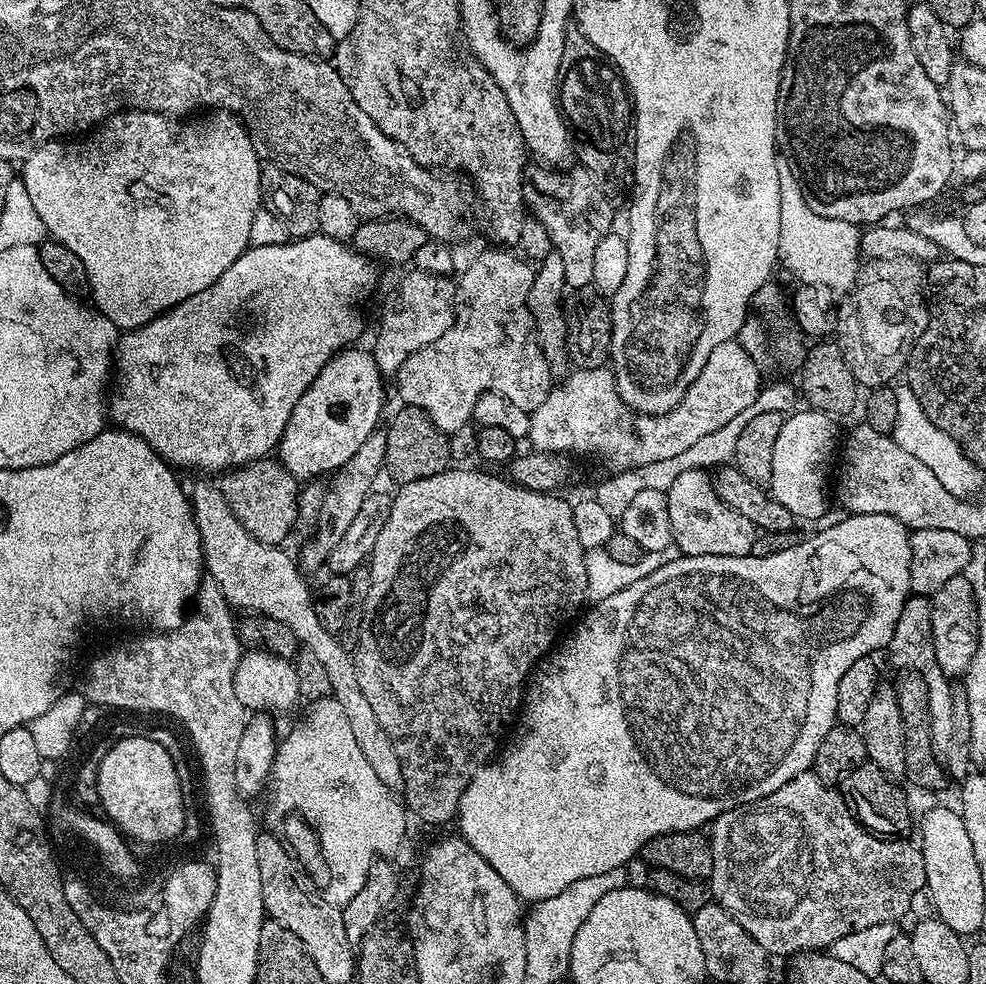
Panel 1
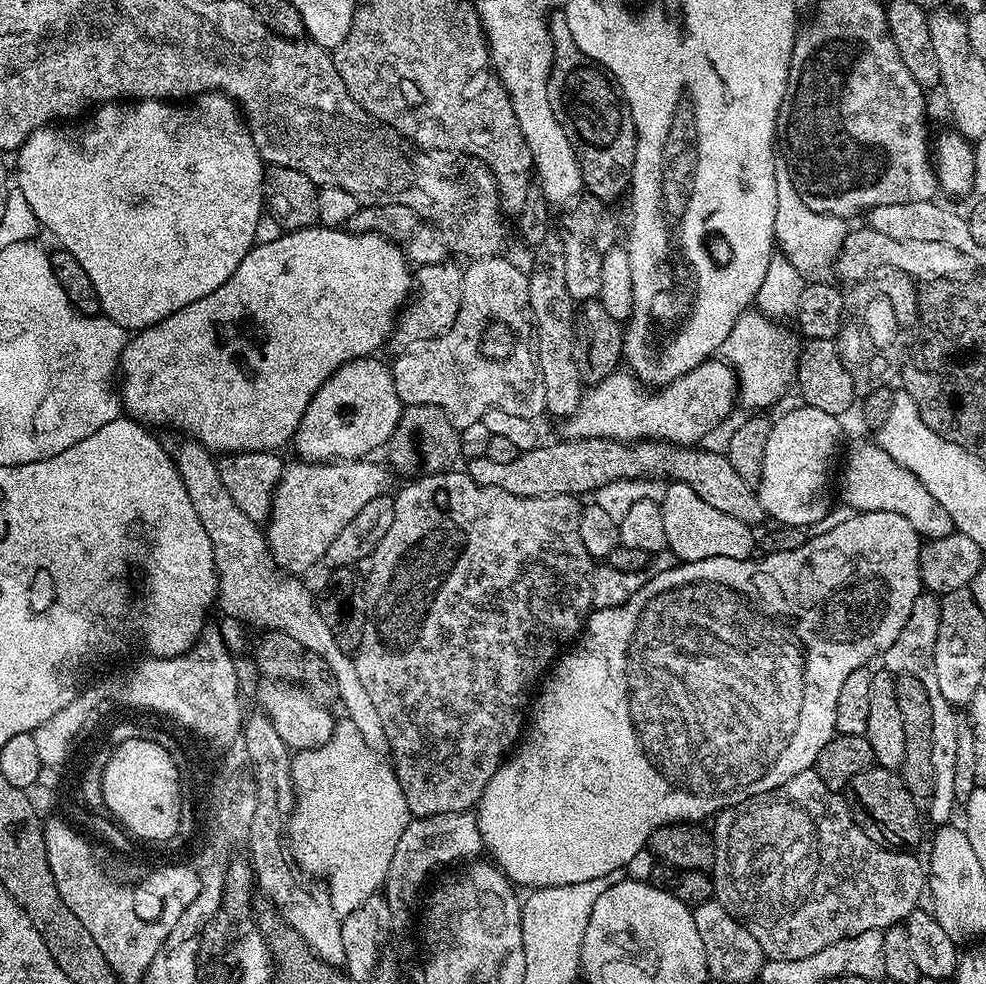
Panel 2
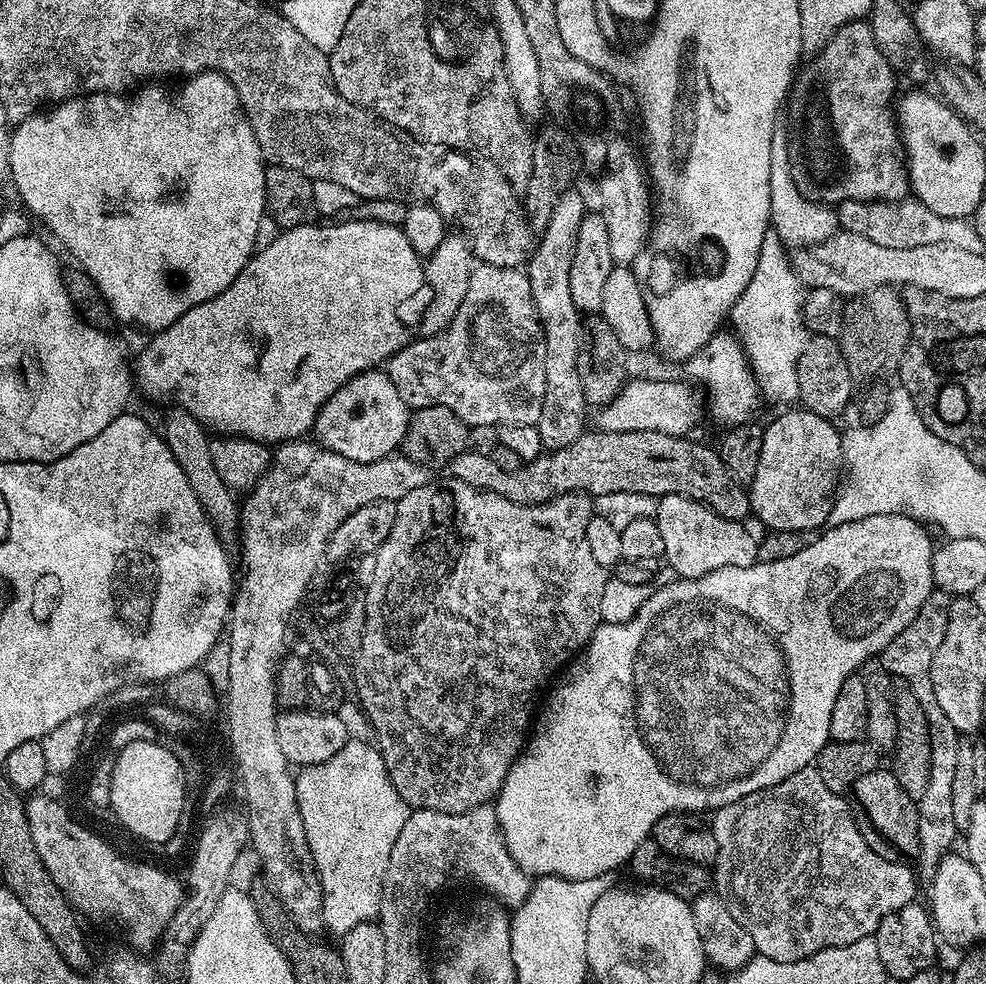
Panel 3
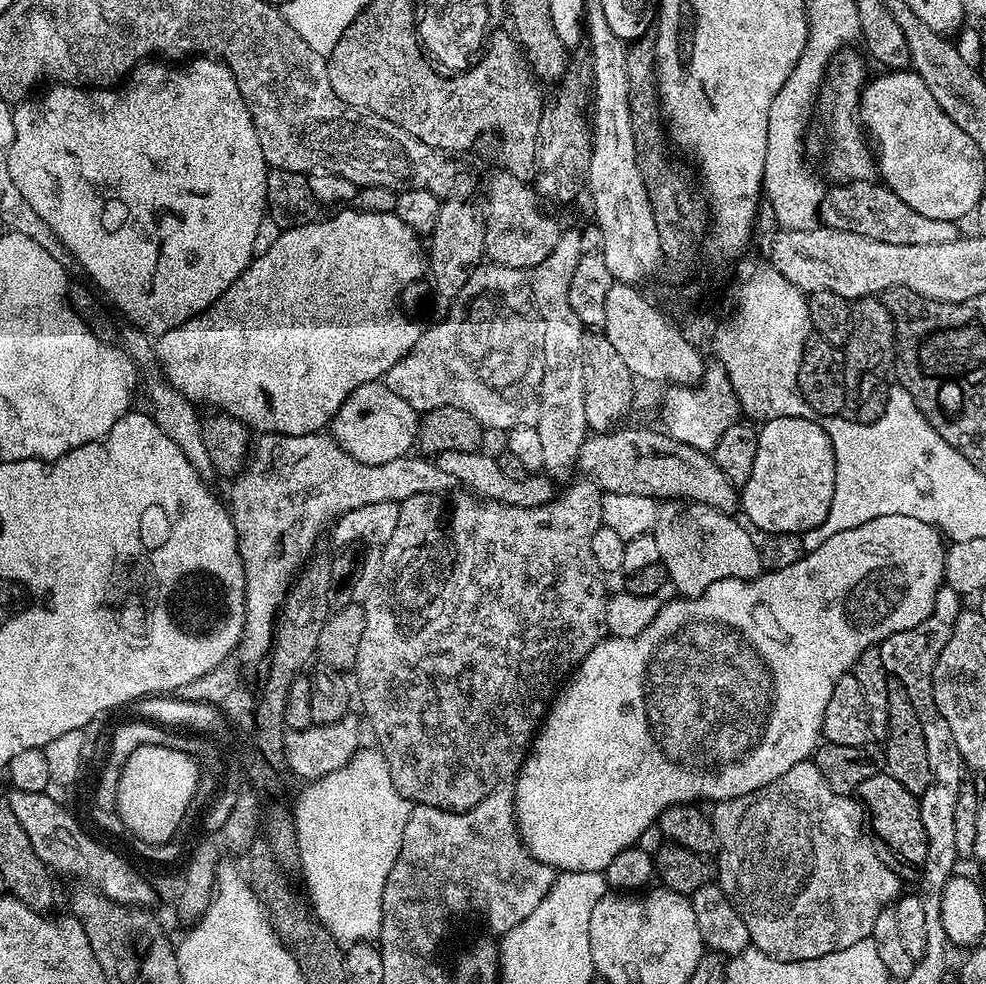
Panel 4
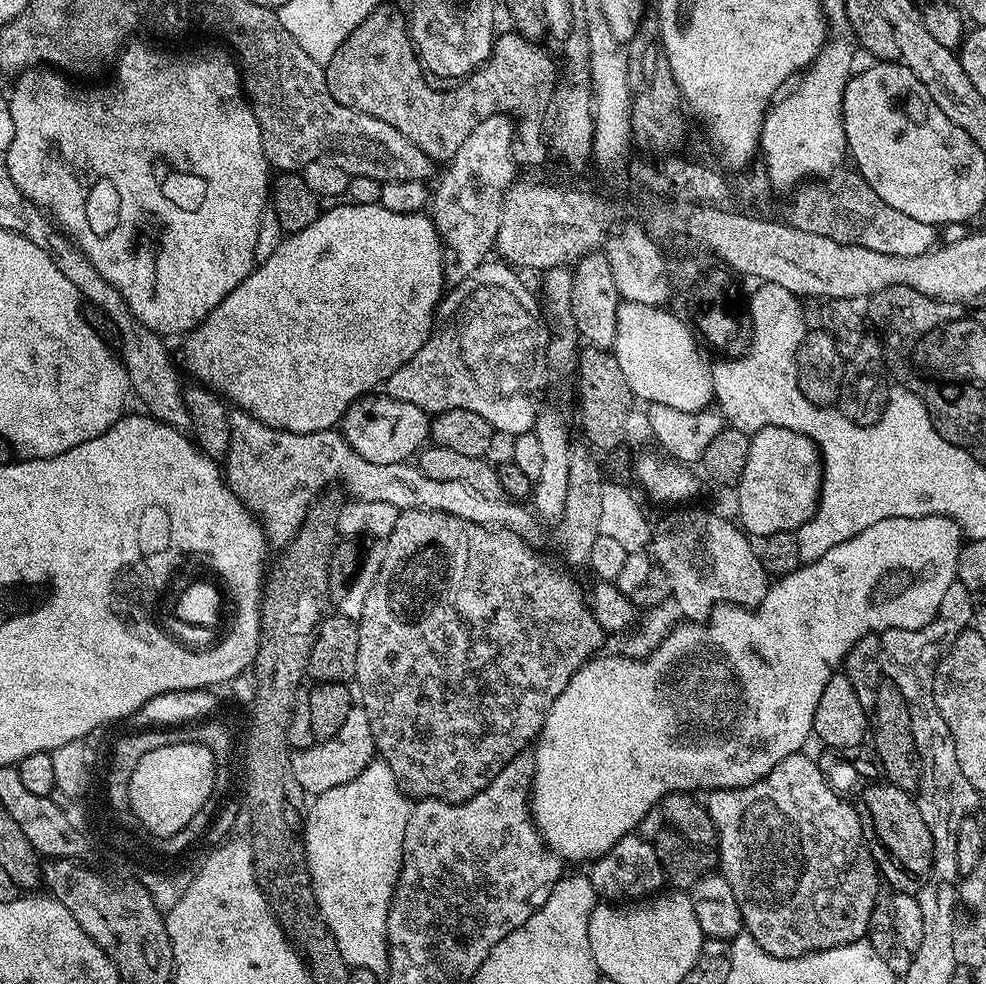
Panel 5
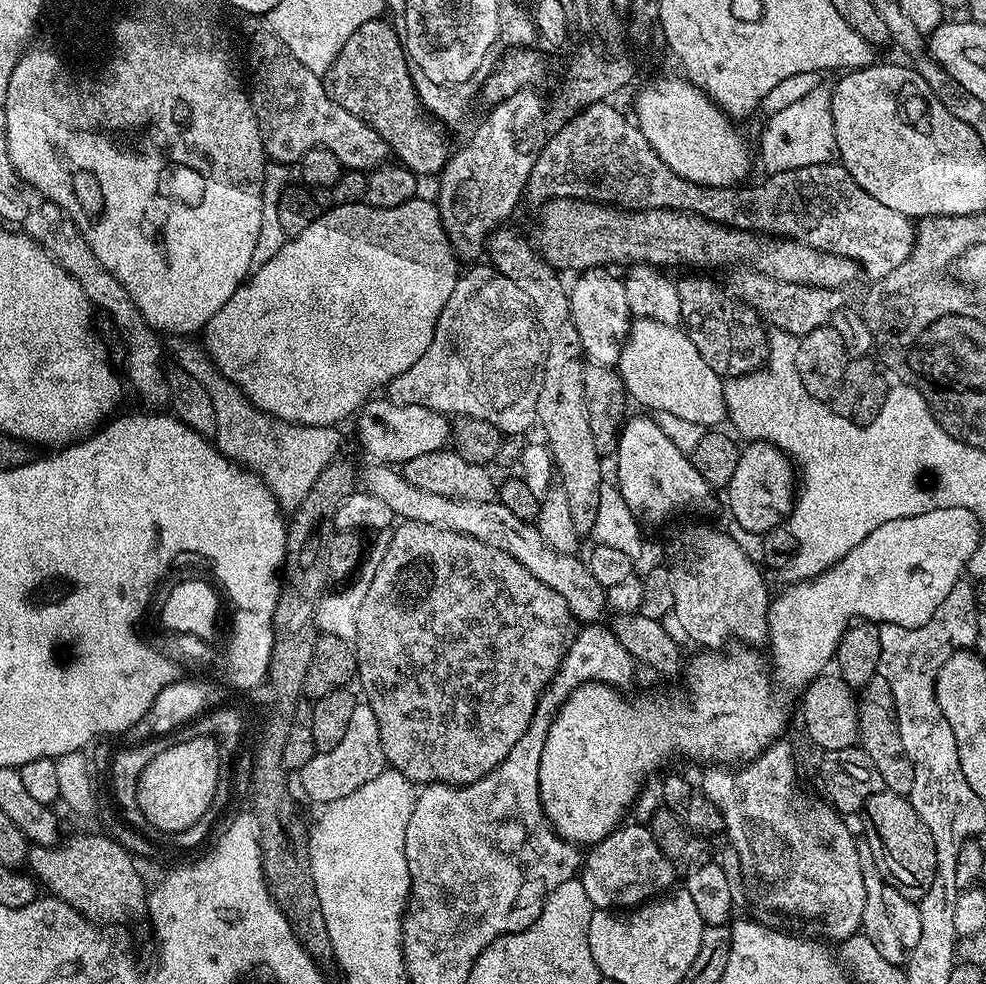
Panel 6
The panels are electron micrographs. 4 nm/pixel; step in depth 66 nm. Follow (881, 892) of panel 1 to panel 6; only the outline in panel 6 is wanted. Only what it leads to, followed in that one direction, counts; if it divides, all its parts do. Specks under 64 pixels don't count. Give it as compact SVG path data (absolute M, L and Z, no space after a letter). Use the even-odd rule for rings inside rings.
M777 742L770 745L765 752L761 752L754 760L747 761L743 766L733 770L728 766L708 766L703 769L704 777L698 780L698 787L718 810L724 819L723 835L728 836L727 843L738 854L740 863L740 880L742 881L747 895L752 895L752 900L760 908L765 908L768 912L785 912L788 916L809 916L812 920L820 920L824 927L824 932L832 940L847 941L849 936L857 935L860 932L860 923L862 922L862 910L866 907L866 882L862 876L862 864L860 862L860 850L858 840L852 837L850 829L844 825L845 817L837 812L831 803L823 804L822 801L807 800L800 796L796 789L796 760L792 757L792 748L785 742Z

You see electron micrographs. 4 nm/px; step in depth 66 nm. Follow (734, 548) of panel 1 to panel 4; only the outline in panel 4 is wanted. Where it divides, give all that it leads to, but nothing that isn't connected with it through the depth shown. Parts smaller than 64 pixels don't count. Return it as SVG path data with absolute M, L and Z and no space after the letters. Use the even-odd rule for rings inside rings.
M666 500L657 507L656 527L651 534L658 542L660 563L668 572L671 587L673 584L681 597L700 596L714 582L726 578L754 580L760 575L762 565L757 541L752 541L753 533L736 518L690 500Z

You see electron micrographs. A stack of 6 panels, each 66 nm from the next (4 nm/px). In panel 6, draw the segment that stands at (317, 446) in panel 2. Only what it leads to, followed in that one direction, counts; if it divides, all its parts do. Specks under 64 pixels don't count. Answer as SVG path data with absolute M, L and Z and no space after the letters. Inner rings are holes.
M387 398L369 400L354 423L360 444L372 455L371 459L389 466L402 466L410 458L418 458L418 454L439 452L450 440L450 420L445 413L426 406L402 406Z

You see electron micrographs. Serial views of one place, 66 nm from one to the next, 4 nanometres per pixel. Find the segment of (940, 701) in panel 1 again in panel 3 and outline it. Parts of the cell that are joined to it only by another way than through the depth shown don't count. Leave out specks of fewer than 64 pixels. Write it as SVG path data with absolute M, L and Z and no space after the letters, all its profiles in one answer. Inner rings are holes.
M934 590L914 618L914 622L910 622L910 626L906 626L906 630L902 630L902 634L898 634L898 638L894 638L894 642L890 642L890 646L886 646L878 657L892 677L908 683L926 714L930 730L930 782L926 782L926 794L922 794L916 805L920 843L918 872L924 878L930 878L935 874L942 858L953 851L952 843L955 840L957 843L958 840L958 829L954 826L954 813L950 803L950 786L954 786L954 769L958 766L958 750L962 736L954 730L950 718L946 718L942 711L942 706L938 706L934 682L930 682L930 662L933 652L938 646L942 646L942 637L946 634L949 603L950 597L947 592Z

